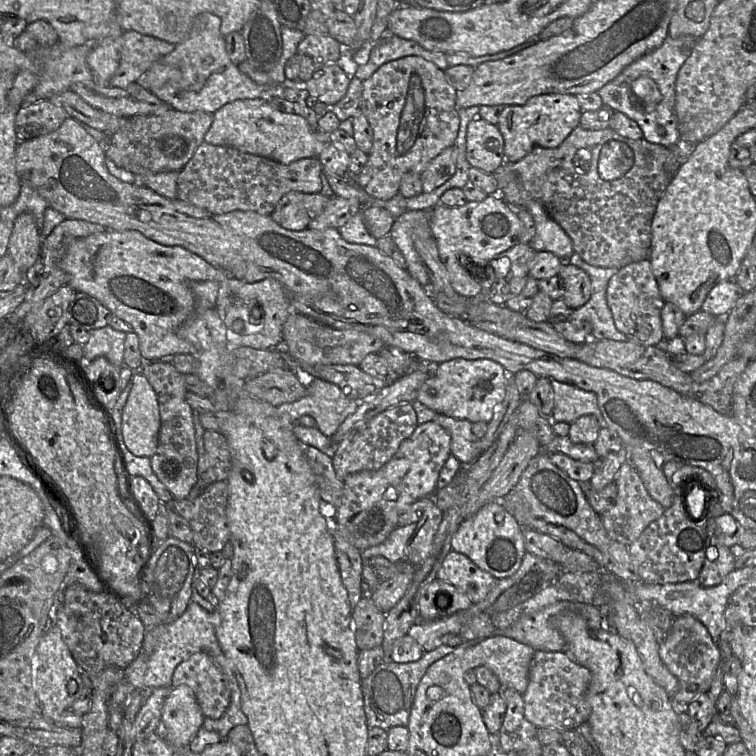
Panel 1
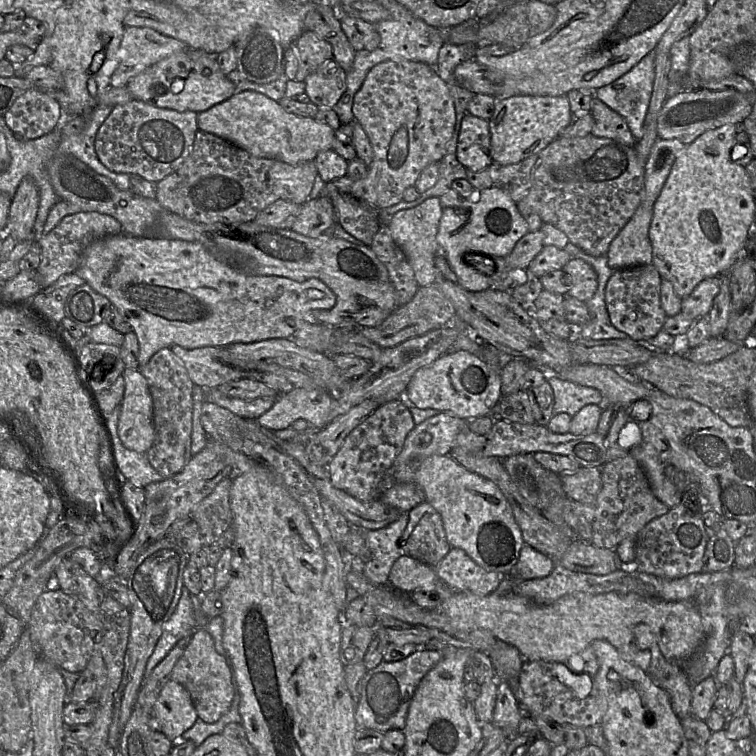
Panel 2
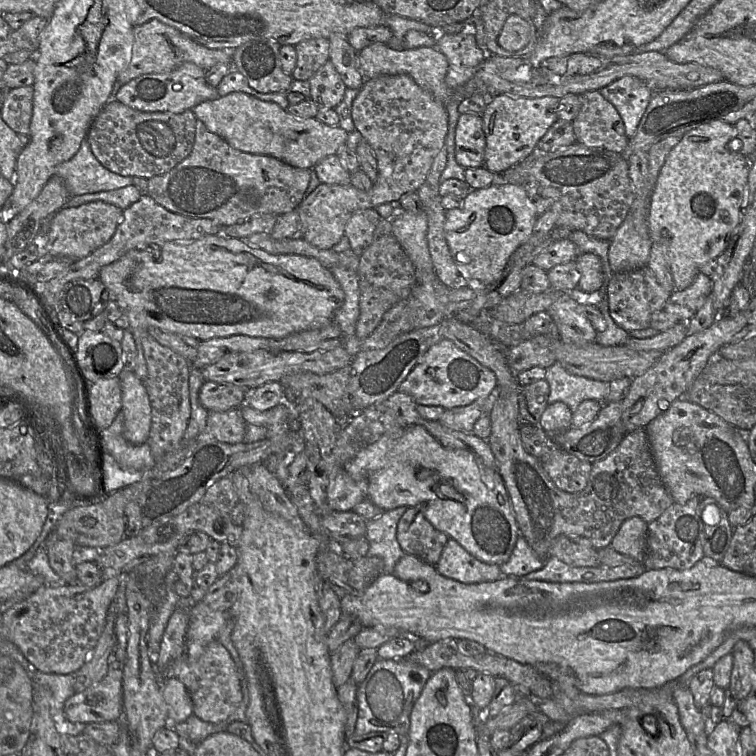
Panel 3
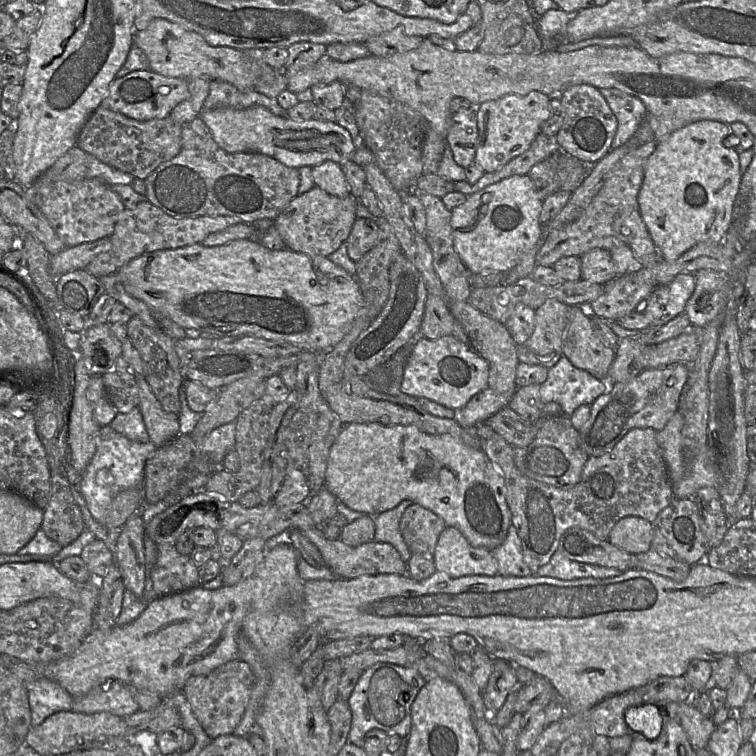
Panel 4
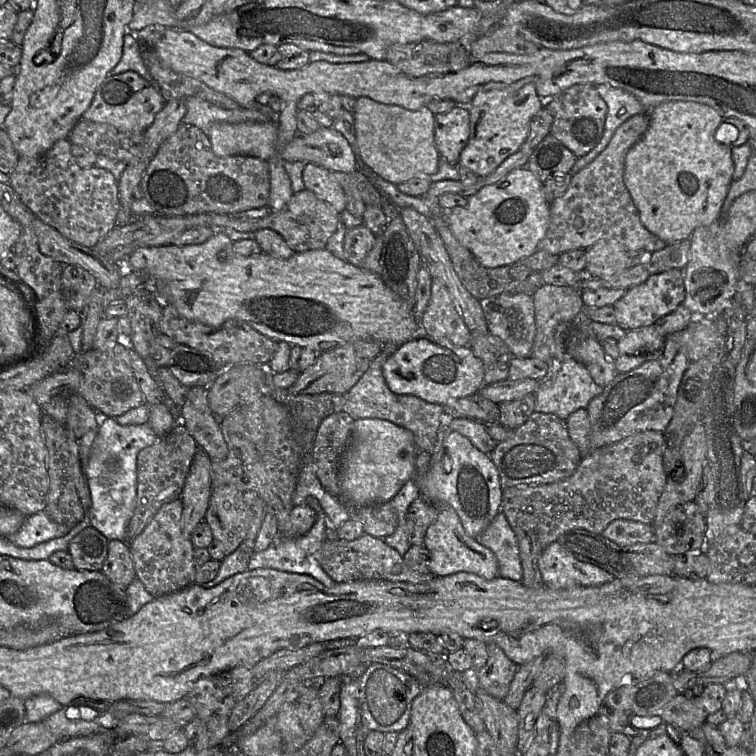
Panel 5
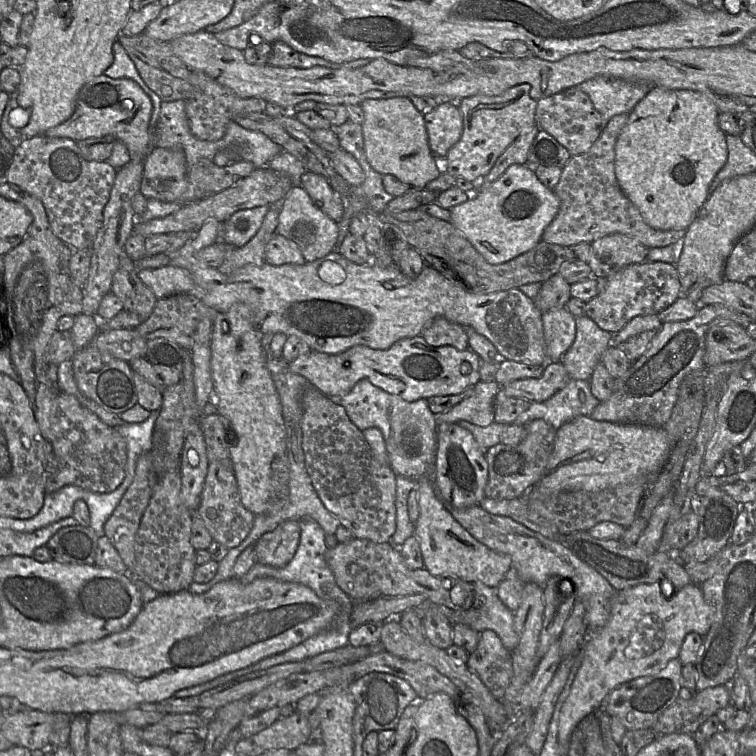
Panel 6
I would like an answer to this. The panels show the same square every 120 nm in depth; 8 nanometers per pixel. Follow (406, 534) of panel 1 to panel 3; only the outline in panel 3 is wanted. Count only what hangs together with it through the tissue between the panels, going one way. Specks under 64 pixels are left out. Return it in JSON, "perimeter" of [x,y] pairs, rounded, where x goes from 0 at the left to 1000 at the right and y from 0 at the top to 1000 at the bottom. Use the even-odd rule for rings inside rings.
{"perimeter":[[[487,660],[466,673],[485,689],[485,734],[499,735],[507,741],[509,759],[519,759],[525,743],[536,733],[525,714],[525,694],[537,673],[538,671],[529,669],[504,679],[504,675]]]}

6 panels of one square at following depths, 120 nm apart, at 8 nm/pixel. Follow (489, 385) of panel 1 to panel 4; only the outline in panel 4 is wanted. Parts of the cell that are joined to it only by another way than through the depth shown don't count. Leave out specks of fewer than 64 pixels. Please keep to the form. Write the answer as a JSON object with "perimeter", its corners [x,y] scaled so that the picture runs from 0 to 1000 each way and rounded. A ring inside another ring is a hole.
{"perimeter":[[[553,444],[545,452],[545,464],[536,481],[529,517],[550,526],[563,526],[595,541],[610,541],[620,529],[646,512],[647,481],[624,459],[599,444],[569,450]]]}

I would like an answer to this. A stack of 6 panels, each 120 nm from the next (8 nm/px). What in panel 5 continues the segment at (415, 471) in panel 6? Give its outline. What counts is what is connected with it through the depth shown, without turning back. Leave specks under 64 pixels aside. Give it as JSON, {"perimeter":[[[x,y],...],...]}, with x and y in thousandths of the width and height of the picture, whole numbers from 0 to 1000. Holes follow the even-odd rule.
{"perimeter":[[[508,462],[491,480],[474,505],[458,520],[444,524],[444,541],[460,546],[467,556],[501,553],[542,569],[552,598],[570,598],[581,565],[590,548],[582,534],[567,533],[552,524],[519,519],[507,497],[505,484],[522,462]]]}

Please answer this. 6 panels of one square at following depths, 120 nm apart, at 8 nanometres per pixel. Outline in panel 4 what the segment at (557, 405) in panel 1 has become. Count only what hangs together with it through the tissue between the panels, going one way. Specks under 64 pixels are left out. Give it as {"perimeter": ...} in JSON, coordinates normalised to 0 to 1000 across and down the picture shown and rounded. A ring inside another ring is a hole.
{"perimeter":[[[743,470],[738,479],[726,487],[722,503],[714,508],[714,526],[718,534],[735,532],[743,540],[743,548],[754,552],[769,536],[782,536],[790,525],[802,520],[804,508],[774,489],[761,485],[753,475]]]}

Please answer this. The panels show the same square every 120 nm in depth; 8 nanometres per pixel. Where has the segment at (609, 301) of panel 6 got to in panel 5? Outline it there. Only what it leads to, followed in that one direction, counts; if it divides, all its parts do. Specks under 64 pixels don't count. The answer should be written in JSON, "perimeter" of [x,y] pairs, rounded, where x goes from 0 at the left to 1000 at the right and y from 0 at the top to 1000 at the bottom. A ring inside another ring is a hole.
{"perimeter":[[[890,354],[861,364],[851,374],[831,381],[828,388],[811,402],[816,429],[832,438],[851,431],[866,430],[877,418],[890,413],[906,396],[903,354]]]}

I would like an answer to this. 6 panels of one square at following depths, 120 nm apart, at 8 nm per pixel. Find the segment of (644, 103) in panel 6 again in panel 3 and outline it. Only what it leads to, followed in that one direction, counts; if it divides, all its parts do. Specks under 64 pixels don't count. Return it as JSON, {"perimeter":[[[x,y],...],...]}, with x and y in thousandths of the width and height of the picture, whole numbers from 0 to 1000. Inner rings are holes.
{"perimeter":[[[943,159],[906,176],[882,205],[861,258],[858,311],[880,339],[892,381],[905,384],[926,353],[962,327],[988,263],[991,222],[979,200],[966,197],[971,165]]]}

